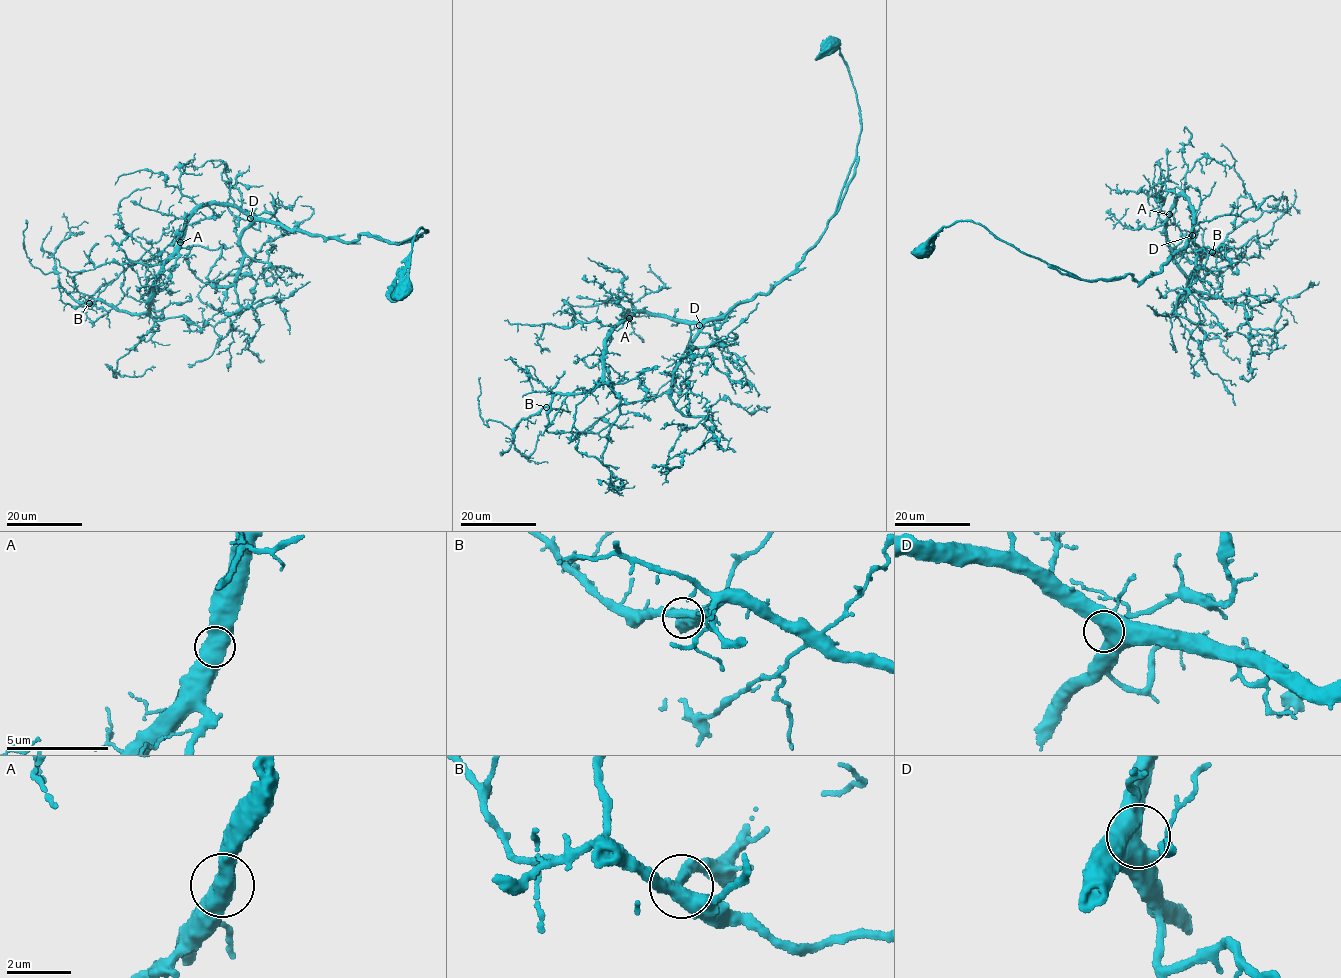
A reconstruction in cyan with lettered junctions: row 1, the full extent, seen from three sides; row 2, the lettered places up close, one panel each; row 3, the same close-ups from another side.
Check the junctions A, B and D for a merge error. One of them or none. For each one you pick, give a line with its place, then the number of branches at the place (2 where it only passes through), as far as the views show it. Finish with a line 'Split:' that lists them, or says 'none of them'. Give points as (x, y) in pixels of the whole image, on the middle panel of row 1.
Split: none of them

